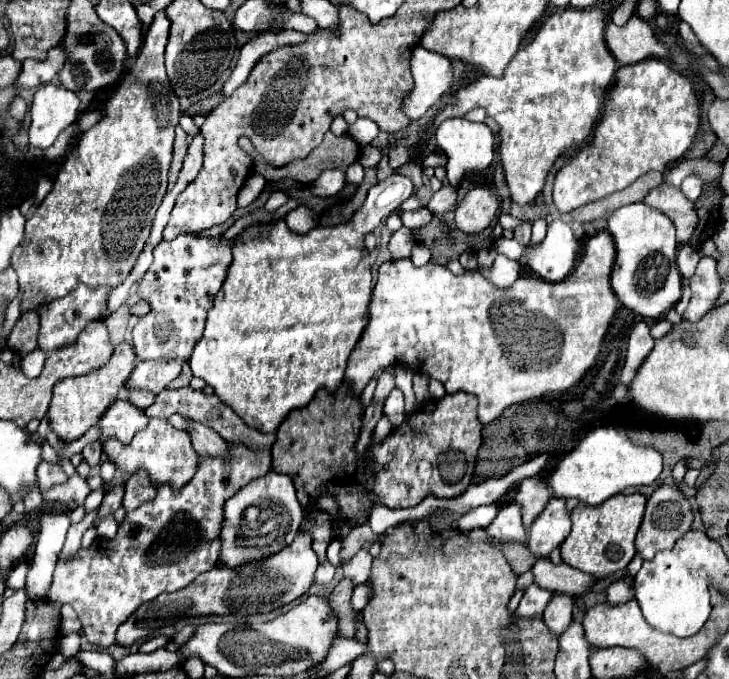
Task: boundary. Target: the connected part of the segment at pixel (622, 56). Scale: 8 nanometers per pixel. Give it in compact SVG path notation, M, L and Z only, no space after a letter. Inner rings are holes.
M634 15L624 27L608 23L606 45L620 65L634 65L648 55L668 57L668 49L658 41L654 29L638 15Z

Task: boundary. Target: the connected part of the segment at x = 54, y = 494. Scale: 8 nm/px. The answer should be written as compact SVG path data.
M74 473L66 483L52 487L46 493L46 499L48 501L58 501L58 503L76 503L76 505L82 505L88 493L90 493L90 487L88 487L86 479L82 479L78 473Z

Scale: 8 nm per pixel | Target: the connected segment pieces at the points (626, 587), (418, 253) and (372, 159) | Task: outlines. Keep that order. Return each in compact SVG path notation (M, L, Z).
M618 579L612 585L608 585L608 589L606 589L606 601L610 605L618 605L618 603L630 599L632 595L634 595L632 579Z
M416 243L414 249L412 249L412 263L414 265L426 265L430 261L430 251L422 245L422 243Z
M368 145L368 147L362 147L360 151L360 159L358 159L364 167L376 167L378 161L380 161L380 149Z

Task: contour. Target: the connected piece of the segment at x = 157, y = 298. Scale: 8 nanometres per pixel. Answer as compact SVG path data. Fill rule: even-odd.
M198 233L178 235L172 241L160 241L154 247L154 261L146 275L138 285L138 297L150 305L150 313L144 315L134 331L134 351L140 361L144 359L188 359L192 349L196 347L196 339L200 339L206 323L206 315L212 309L212 297L220 291L228 267L232 263L232 247L236 239L224 239L224 235L216 237L200 237Z

